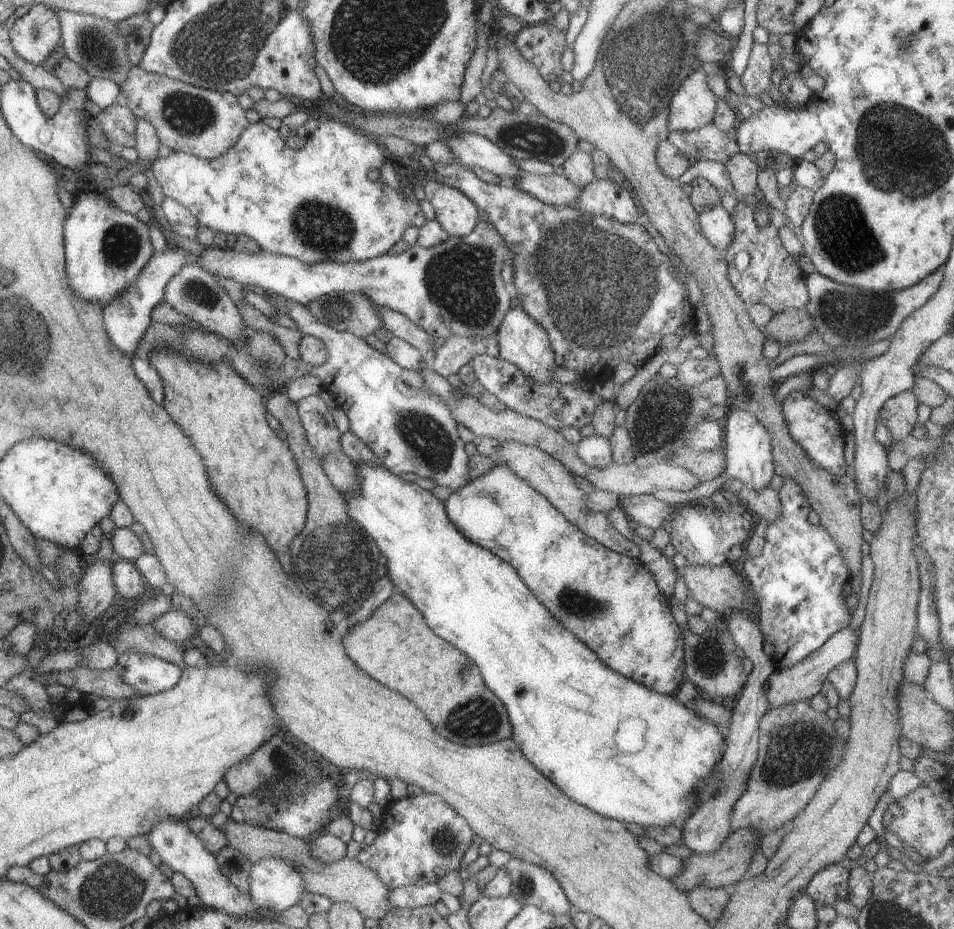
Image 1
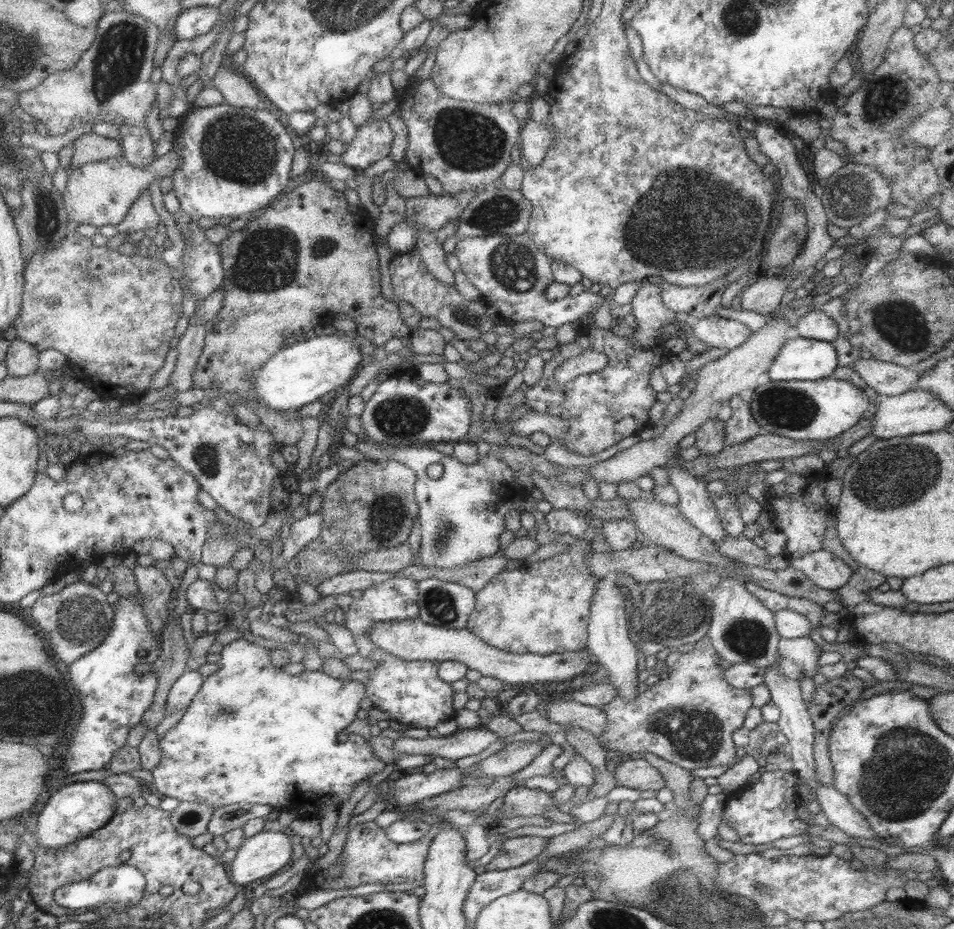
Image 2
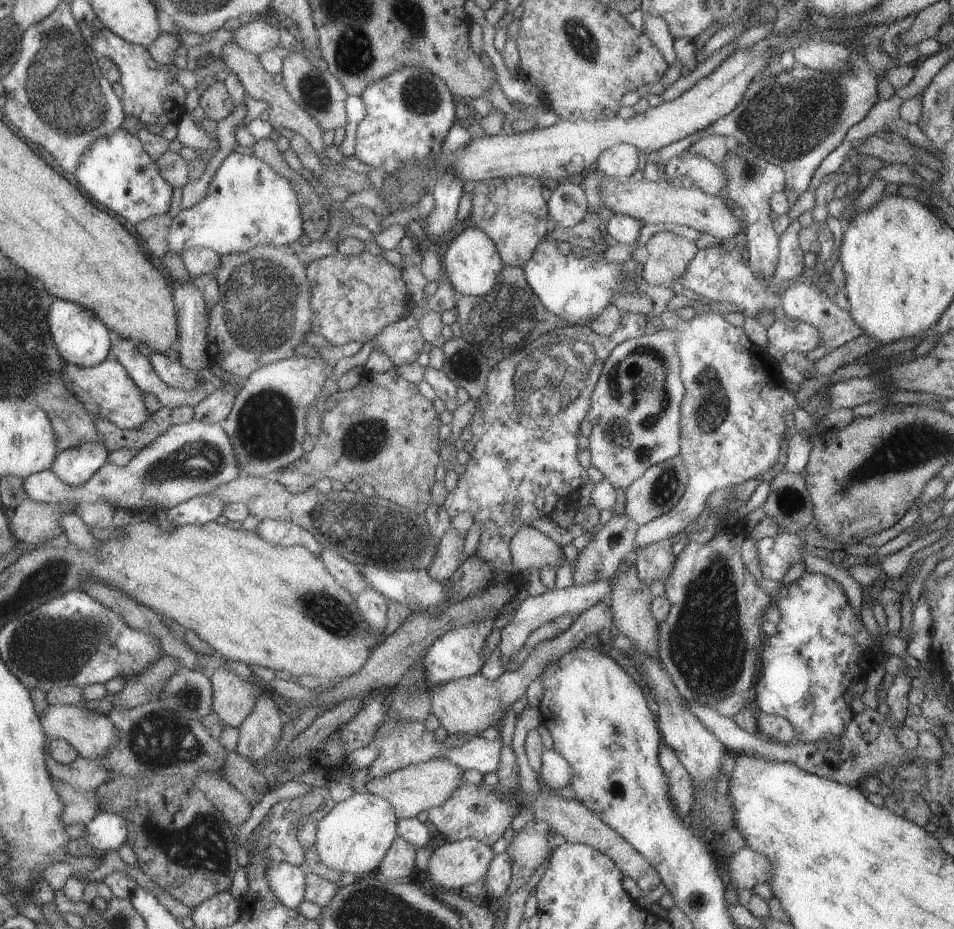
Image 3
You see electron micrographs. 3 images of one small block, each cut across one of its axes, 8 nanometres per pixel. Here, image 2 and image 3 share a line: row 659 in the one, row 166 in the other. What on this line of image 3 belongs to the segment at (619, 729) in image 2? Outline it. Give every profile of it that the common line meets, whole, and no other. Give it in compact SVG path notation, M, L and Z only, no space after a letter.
M691 152L675 155L667 160L664 173L667 177L680 179L709 196L720 195L721 190L727 186L719 165Z

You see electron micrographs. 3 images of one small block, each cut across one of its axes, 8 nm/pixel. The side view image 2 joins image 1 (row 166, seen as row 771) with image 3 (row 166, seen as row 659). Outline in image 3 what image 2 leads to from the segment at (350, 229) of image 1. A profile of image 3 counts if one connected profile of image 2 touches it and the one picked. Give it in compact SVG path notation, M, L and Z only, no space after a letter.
M231 152L222 160L220 166L211 177L209 184L203 188L199 202L190 208L181 209L174 218L170 219L167 230L167 252L181 253L187 248L205 247L226 255L243 252L255 246L289 246L303 234L302 218L296 192L289 181L279 176L268 164L260 158L238 152Z

